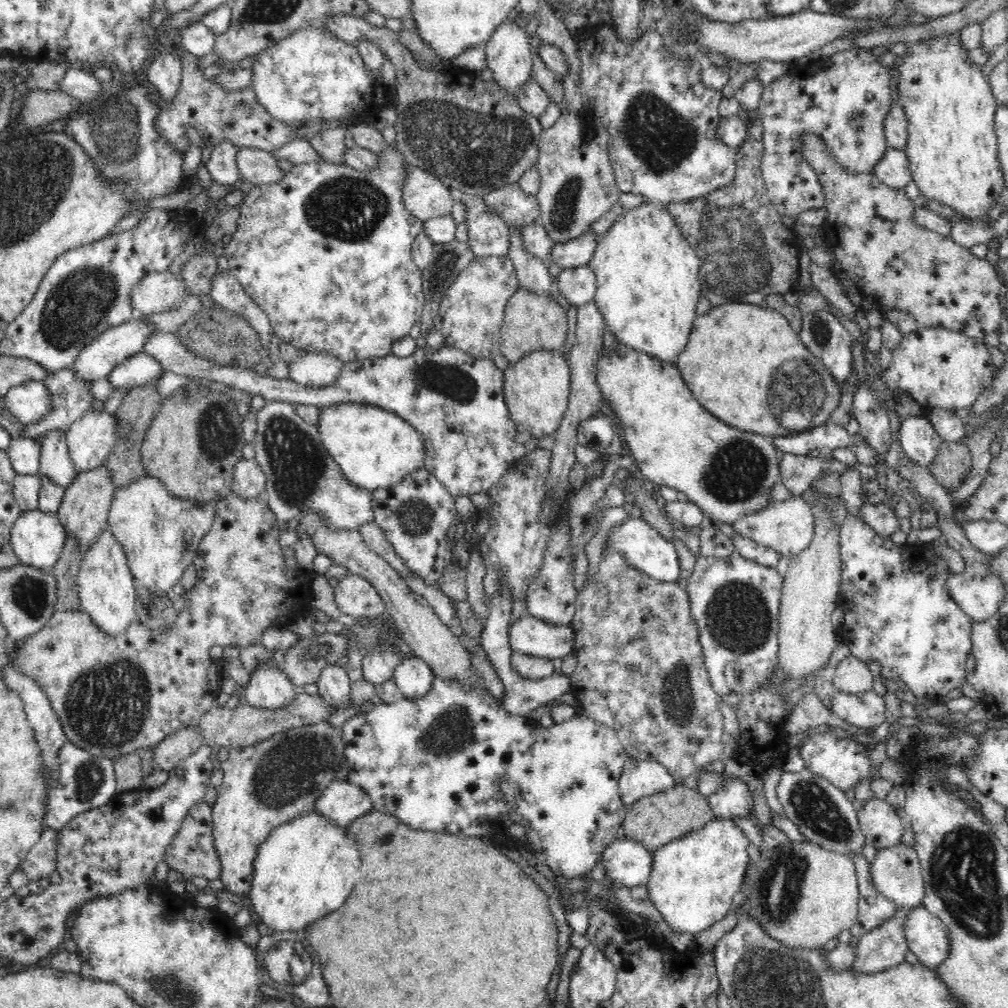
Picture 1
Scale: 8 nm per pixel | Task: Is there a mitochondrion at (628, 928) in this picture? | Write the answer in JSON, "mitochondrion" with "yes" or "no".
{"mitochondrion":"no"}

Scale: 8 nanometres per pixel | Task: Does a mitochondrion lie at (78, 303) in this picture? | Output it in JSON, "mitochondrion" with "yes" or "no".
{"mitochondrion":"yes"}

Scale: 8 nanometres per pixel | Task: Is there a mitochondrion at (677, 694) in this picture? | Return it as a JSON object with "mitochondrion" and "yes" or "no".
{"mitochondrion":"yes"}

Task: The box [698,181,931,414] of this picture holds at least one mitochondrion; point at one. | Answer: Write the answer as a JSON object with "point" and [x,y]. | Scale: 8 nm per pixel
{"point":[820,334]}

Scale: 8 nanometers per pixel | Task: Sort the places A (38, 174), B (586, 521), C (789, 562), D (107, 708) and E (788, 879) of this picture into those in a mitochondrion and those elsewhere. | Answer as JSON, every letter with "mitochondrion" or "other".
{"A":"mitochondrion","B":"other","C":"other","D":"mitochondrion","E":"mitochondrion"}

